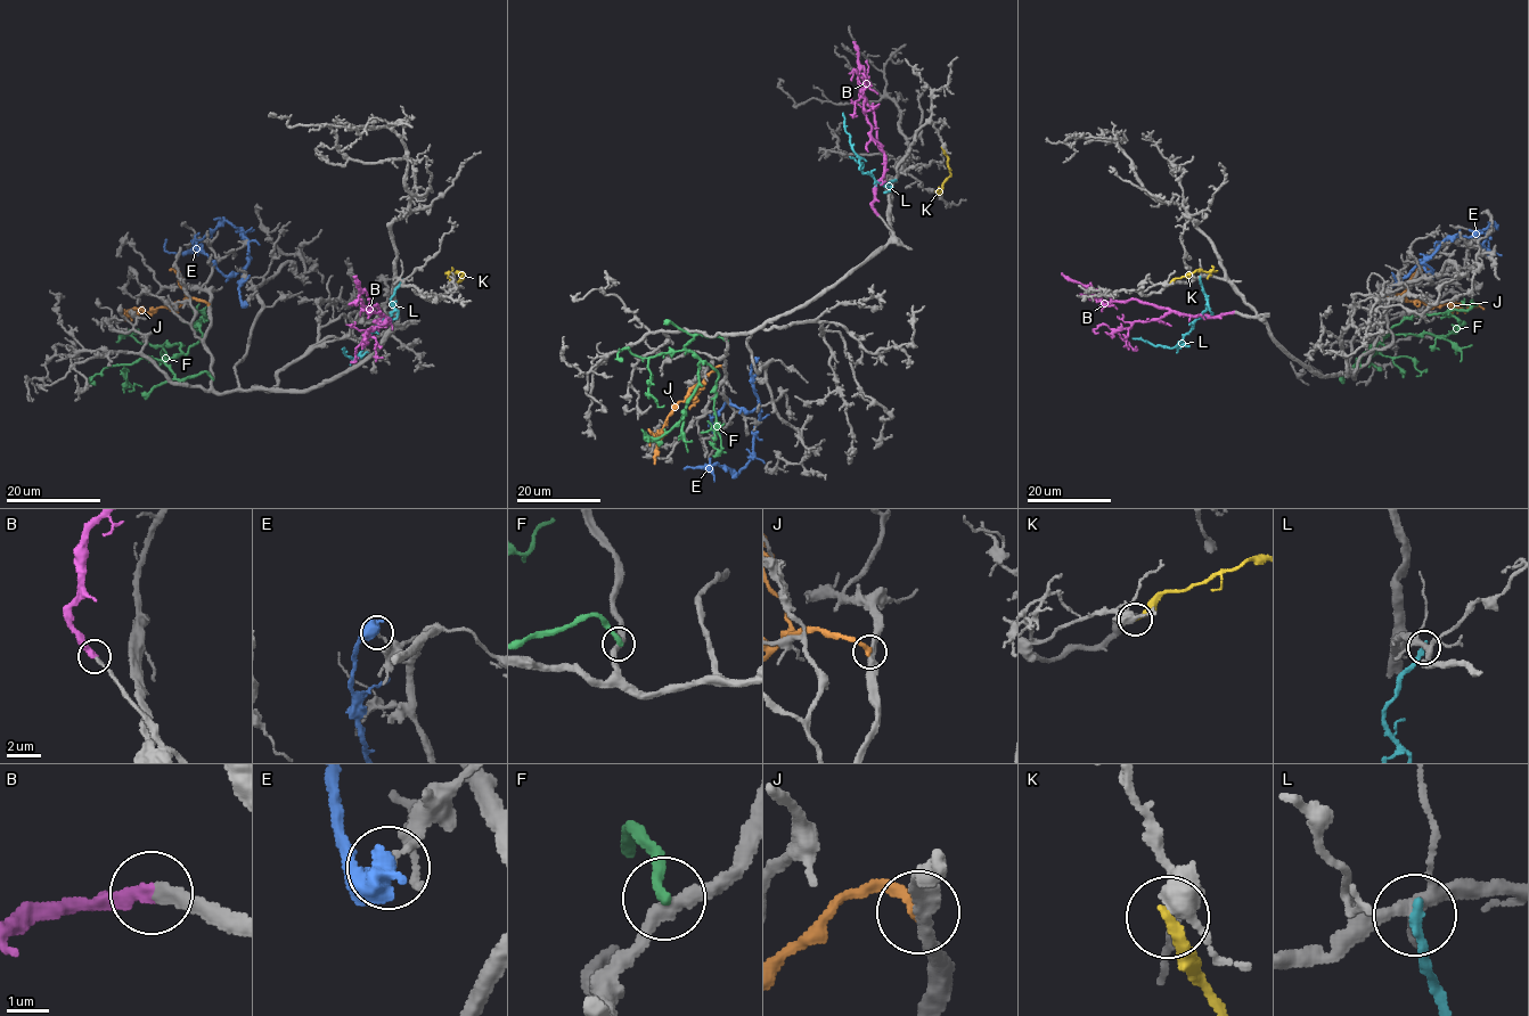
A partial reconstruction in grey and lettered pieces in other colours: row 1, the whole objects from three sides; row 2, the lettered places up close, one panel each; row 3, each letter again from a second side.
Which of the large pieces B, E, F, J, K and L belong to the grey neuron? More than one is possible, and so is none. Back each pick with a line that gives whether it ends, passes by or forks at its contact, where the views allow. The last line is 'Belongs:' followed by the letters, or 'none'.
B: it ends
Belongs: B

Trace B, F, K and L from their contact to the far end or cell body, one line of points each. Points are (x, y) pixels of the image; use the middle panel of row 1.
B: (877, 215), (873, 202), (884, 158), (874, 111), (858, 78), (858, 49), (852, 41)
F: (727, 341), (696, 334), (685, 345), (718, 373), (716, 428), (721, 448), (713, 447), (716, 443)
K: (942, 148), (950, 175), (939, 190), (939, 187)
L: (896, 179), (885, 187), (861, 170), (863, 165), (844, 128), (843, 113)

